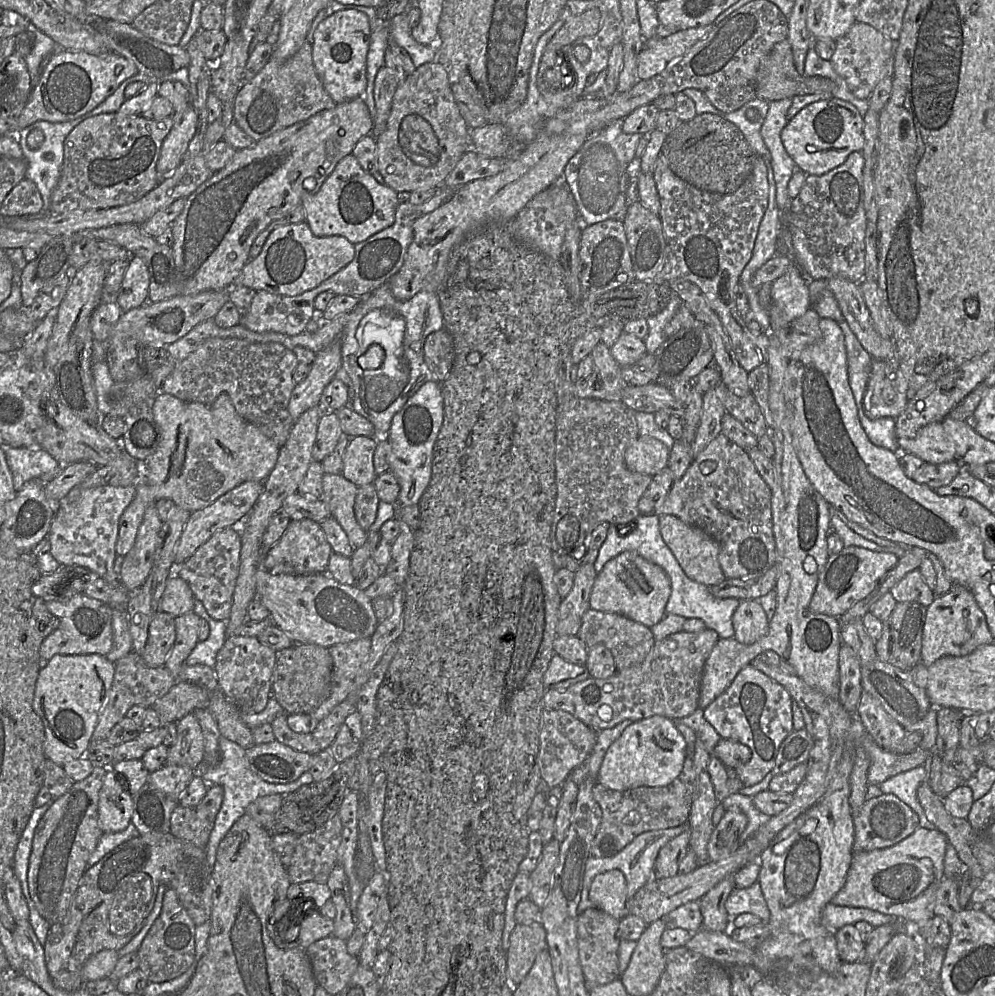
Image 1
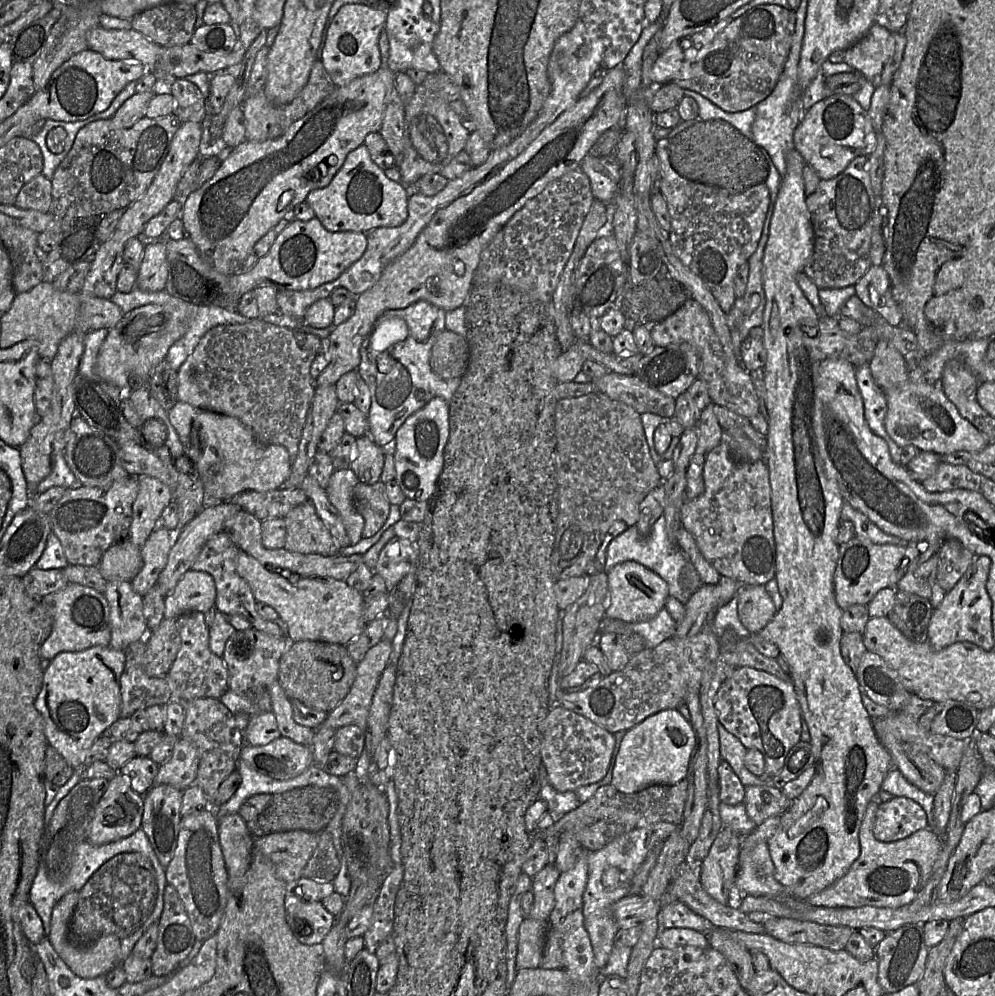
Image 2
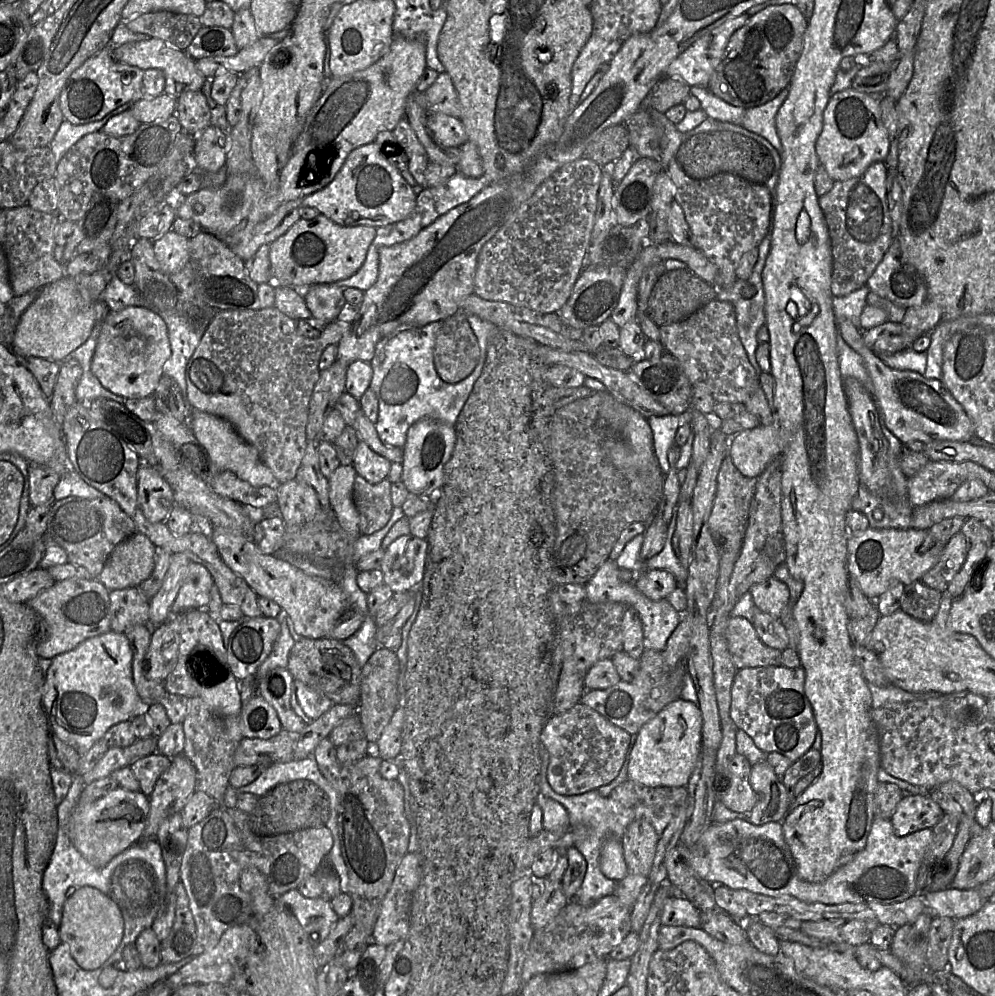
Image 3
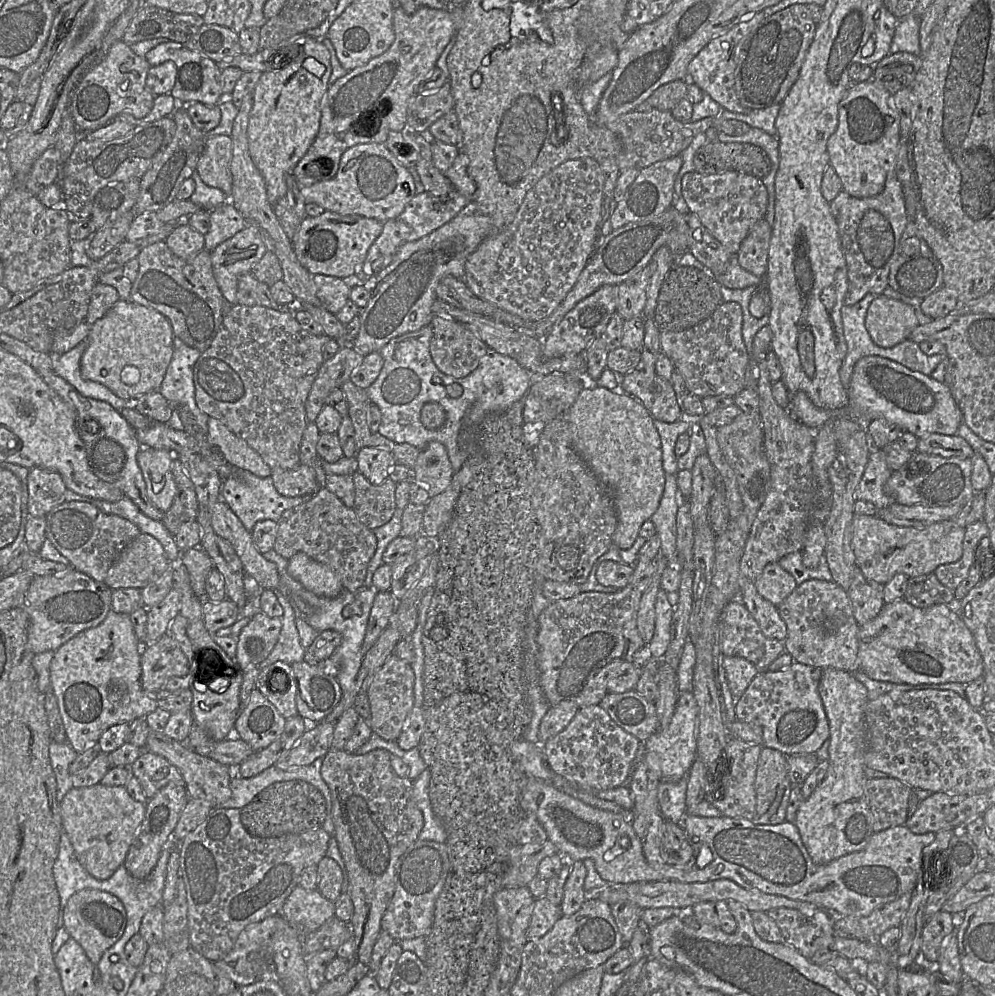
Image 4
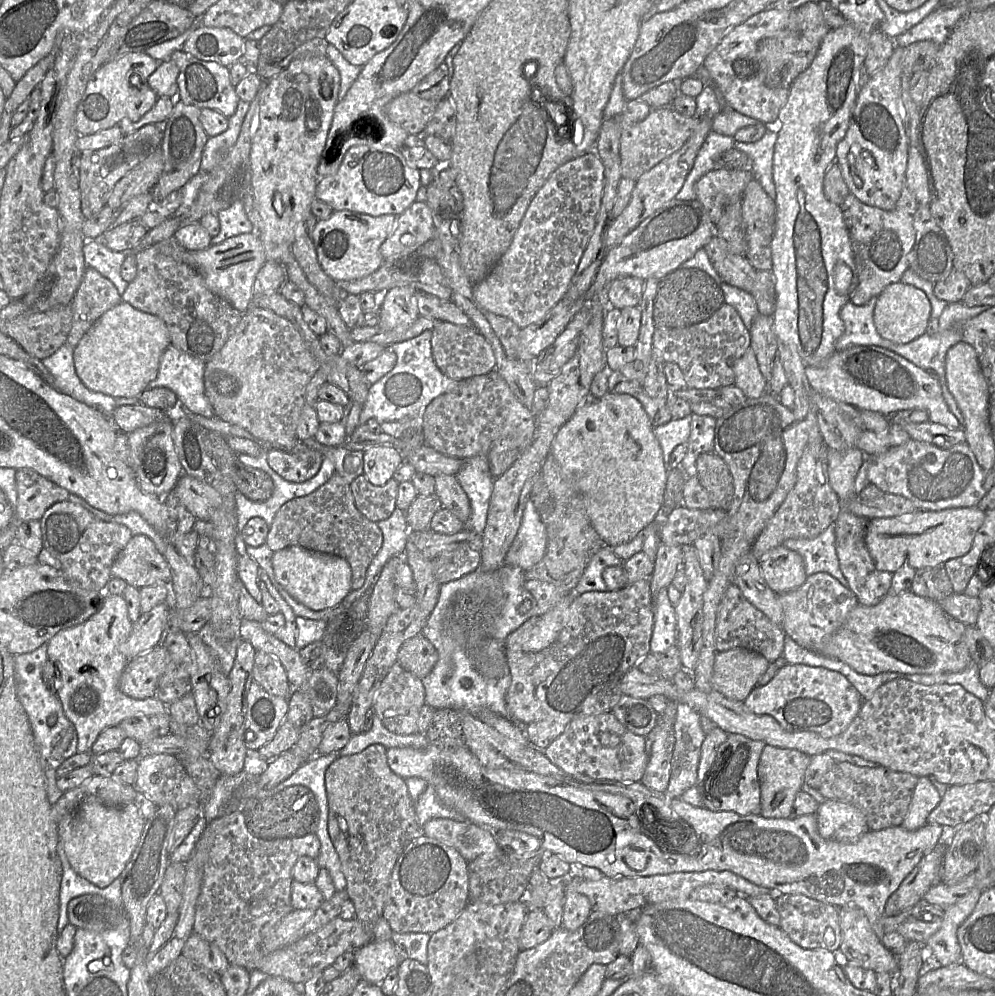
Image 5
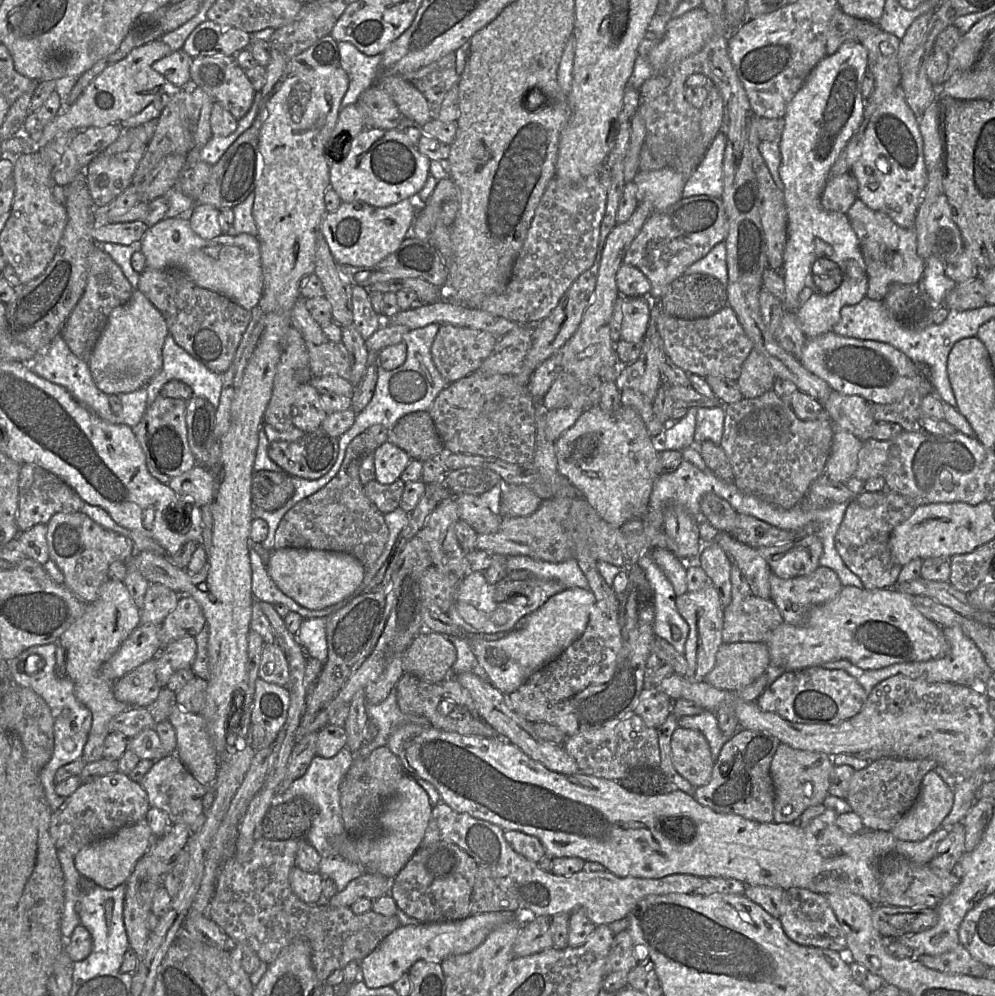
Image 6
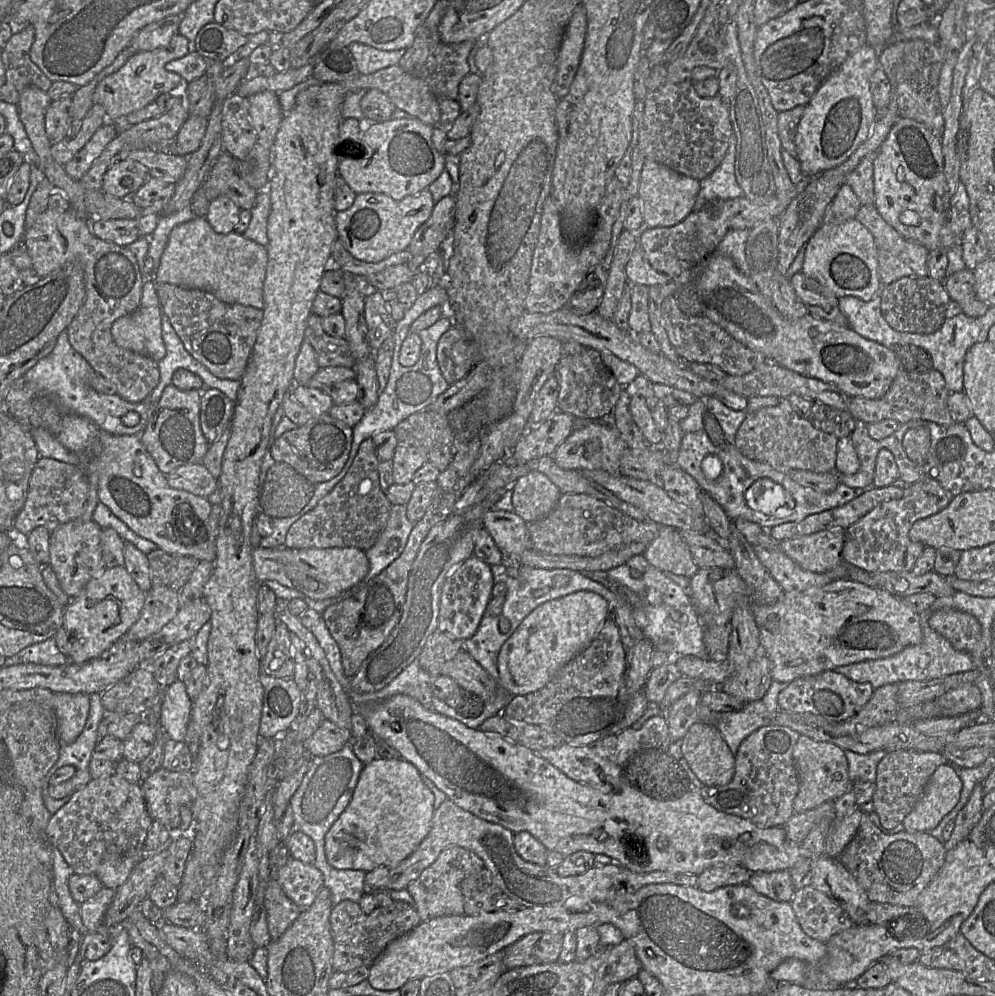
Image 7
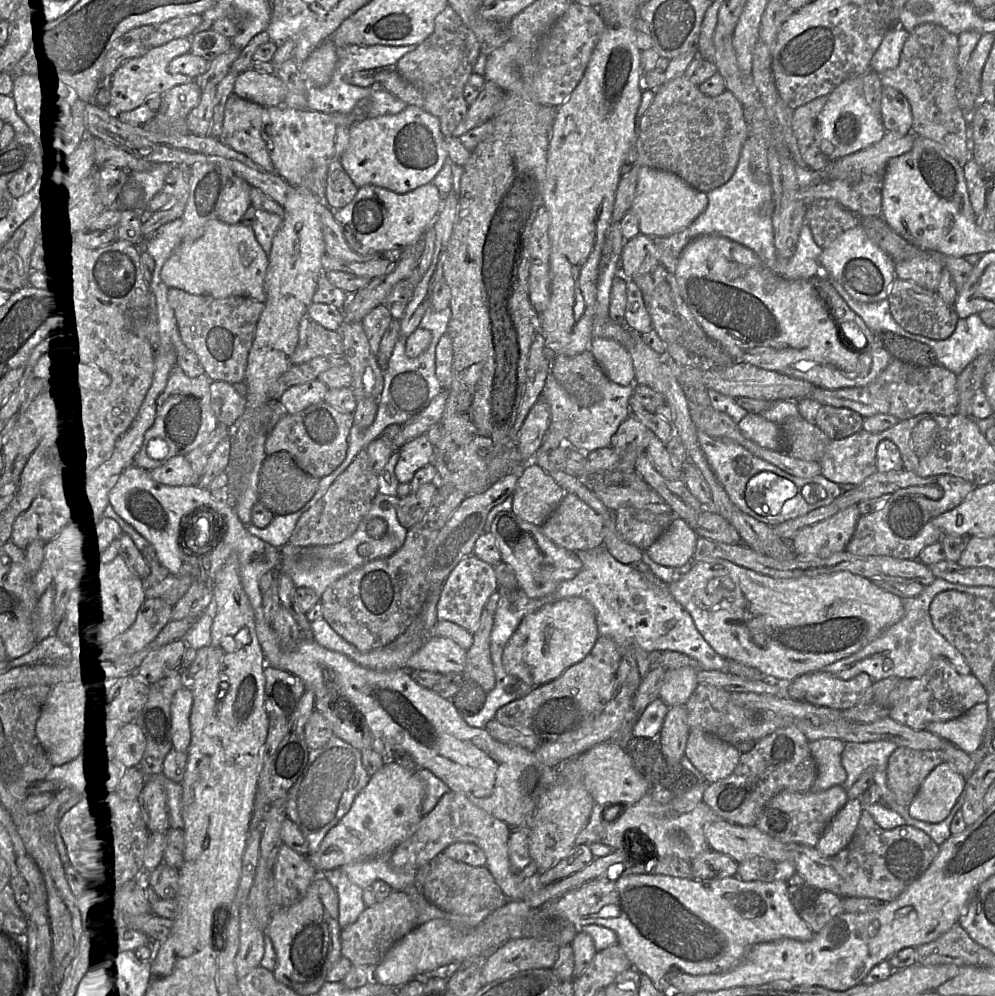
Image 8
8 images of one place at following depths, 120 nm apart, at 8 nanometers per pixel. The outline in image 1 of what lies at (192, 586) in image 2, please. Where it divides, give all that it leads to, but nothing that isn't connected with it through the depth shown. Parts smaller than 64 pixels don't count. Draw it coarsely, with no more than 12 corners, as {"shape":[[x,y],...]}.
{"shape":[[172,574],[160,610],[177,617],[193,611],[188,583]]}

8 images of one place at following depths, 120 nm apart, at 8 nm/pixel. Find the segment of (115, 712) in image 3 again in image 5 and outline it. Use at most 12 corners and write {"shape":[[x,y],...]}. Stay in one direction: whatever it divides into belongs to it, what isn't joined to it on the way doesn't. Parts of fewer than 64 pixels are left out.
{"shape":[[123,595],[47,643],[79,753],[130,716],[169,715],[119,688]]}

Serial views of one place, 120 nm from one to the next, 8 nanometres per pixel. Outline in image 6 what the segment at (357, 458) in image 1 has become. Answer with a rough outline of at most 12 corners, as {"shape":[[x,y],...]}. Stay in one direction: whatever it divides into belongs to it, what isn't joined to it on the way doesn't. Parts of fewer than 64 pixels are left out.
{"shape":[[392,440],[378,446],[376,481],[390,485],[412,460]]}

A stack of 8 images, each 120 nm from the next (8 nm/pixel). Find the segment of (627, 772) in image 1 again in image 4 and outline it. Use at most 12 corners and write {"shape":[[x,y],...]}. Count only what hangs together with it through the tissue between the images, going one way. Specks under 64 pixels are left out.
{"shape":[[679,692],[670,724],[645,742],[661,781],[685,776],[696,759],[698,705]]}

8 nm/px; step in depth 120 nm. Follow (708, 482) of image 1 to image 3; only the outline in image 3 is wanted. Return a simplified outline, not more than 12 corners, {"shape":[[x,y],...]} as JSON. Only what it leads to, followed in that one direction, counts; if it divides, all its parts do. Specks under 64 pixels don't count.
{"shape":[[724,458],[708,520],[720,556],[741,551],[757,478]]}

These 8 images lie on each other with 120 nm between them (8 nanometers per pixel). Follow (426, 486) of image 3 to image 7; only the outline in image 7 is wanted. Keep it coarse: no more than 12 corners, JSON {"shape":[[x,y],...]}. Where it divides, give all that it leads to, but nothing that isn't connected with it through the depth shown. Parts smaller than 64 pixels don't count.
{"shape":[[488,508],[482,527],[503,556],[531,548],[527,523]]}

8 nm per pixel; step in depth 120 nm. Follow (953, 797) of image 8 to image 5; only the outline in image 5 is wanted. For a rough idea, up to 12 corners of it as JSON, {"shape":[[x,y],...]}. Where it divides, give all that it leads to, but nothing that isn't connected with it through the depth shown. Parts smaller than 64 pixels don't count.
{"shape":[[920,777],[902,827],[927,824],[942,799],[930,777]]}

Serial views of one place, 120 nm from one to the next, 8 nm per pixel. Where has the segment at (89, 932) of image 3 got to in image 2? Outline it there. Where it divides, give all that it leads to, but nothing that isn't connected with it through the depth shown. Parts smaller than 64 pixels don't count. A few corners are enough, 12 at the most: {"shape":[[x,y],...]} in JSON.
{"shape":[[79,891],[56,903],[48,938],[77,976],[106,975],[122,964],[120,939],[74,943],[69,923]]}

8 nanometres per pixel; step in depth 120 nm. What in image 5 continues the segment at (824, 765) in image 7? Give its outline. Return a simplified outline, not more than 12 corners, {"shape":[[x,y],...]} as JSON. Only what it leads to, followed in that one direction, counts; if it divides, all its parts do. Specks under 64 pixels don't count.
{"shape":[[766,745],[761,813],[790,818],[810,756]]}

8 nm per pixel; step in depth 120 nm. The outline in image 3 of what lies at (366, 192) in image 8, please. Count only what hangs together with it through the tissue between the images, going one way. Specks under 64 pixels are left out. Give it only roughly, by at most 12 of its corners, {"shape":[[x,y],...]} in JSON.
{"shape":[[320,214],[272,242],[273,281],[305,289],[363,265],[376,229]]}

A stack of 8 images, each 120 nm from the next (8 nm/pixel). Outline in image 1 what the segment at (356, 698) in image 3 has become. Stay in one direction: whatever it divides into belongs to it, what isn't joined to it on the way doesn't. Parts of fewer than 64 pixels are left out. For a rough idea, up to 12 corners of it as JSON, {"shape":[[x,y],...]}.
{"shape":[[329,648],[277,654],[271,696],[287,714],[312,714],[330,695]]}

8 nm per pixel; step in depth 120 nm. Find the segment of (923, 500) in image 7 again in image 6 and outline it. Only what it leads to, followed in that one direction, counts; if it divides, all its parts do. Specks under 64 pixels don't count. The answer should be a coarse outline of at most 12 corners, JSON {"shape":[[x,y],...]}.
{"shape":[[888,491],[849,503],[835,547],[864,589],[889,589],[902,566],[890,537],[919,505]]}

